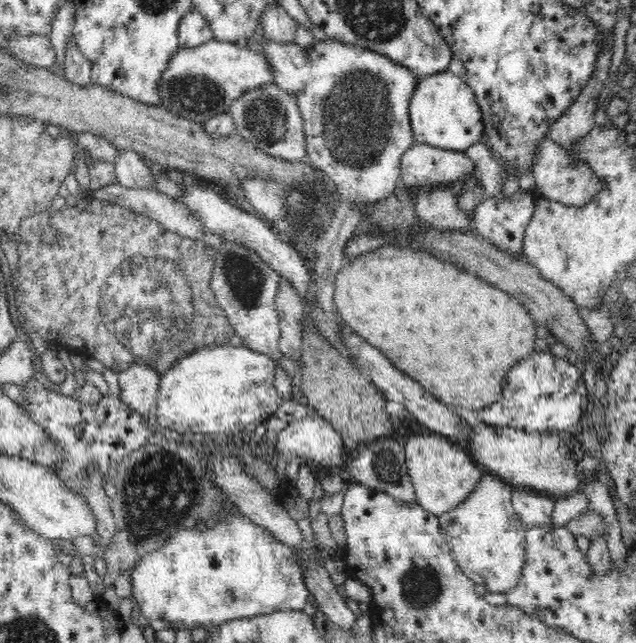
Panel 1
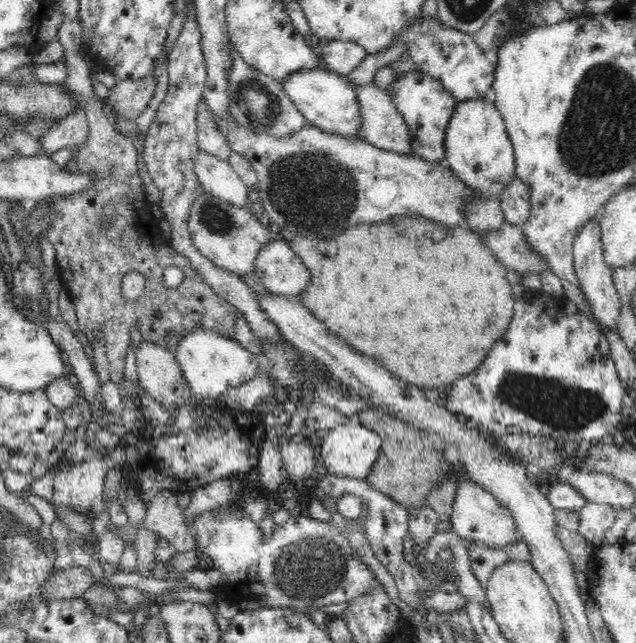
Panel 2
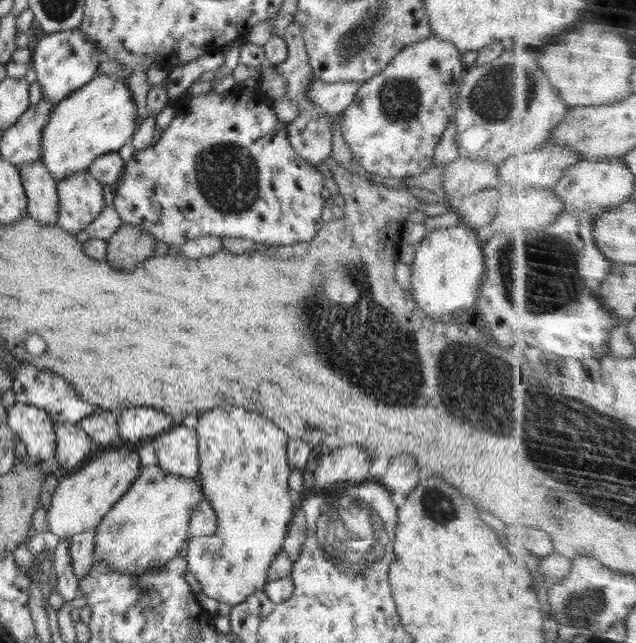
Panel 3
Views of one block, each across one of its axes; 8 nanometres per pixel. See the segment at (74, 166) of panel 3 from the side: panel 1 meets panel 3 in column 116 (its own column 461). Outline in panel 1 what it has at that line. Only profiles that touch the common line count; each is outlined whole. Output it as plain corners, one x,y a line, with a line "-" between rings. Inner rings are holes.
448,70
418,78
409,100
409,116
414,132
414,142
439,149
463,152
480,142
484,134
484,119
482,119
479,104
475,100
474,91
465,83
464,77
454,75

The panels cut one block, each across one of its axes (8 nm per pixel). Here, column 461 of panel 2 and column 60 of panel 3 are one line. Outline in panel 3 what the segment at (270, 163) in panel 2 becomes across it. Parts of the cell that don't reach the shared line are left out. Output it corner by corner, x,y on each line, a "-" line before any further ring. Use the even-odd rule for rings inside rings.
87,169
68,175
56,184
58,225
77,234
104,209
103,185

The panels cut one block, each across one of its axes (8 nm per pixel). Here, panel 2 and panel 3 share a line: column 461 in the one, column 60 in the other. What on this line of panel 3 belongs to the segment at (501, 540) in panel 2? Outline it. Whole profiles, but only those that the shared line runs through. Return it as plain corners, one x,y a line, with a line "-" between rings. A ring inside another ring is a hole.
136,445
110,447
106,452
90,457
72,474
64,476
51,496
50,508
46,514
47,530
59,537
66,537
96,528
102,517
123,494
128,492
128,488
140,474
140,456
137,453
140,447

